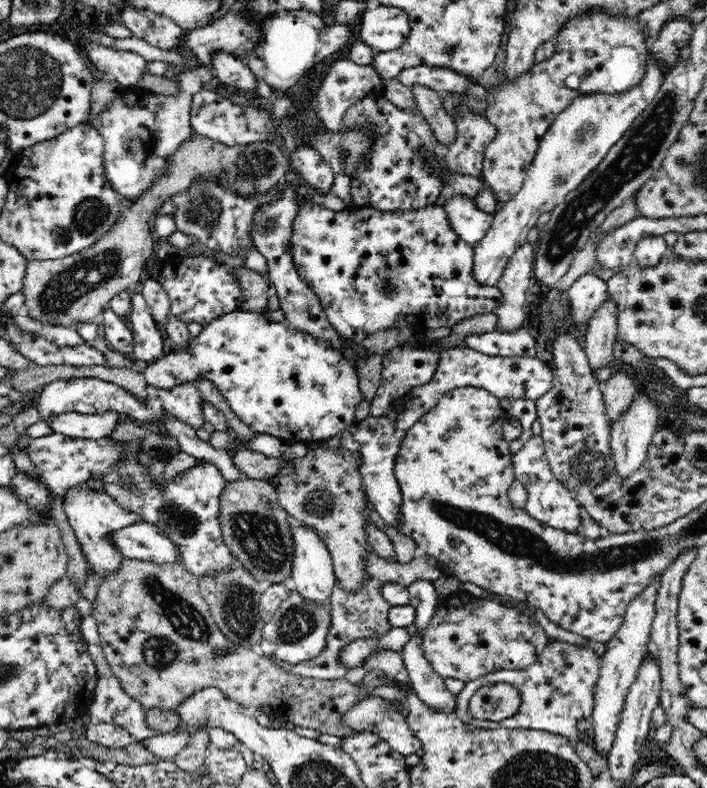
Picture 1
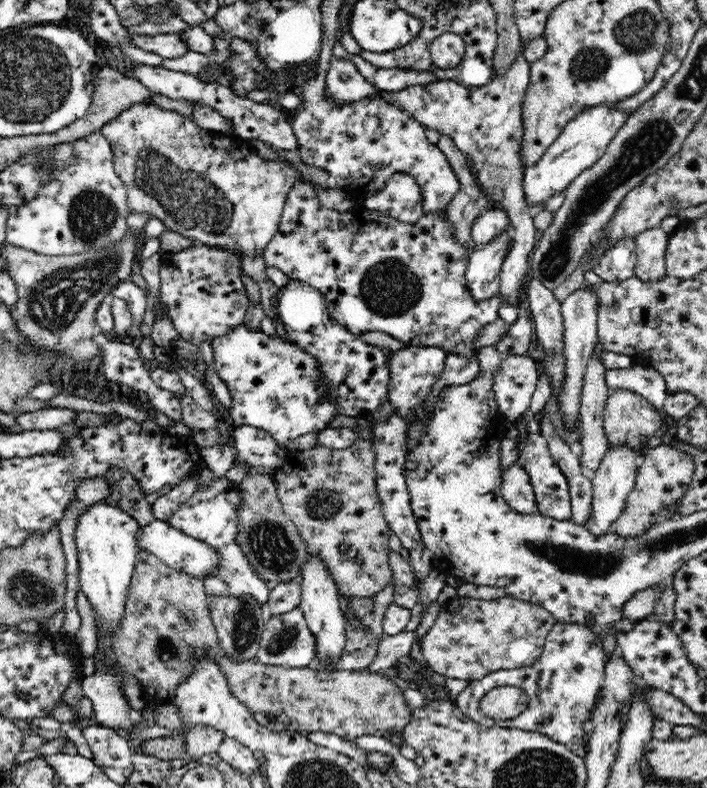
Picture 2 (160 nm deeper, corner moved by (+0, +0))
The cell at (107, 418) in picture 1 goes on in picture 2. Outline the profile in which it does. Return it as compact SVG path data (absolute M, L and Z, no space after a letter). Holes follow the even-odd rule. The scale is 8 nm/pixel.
M46 408L34 412L14 413L17 422L26 430L54 430L63 424L75 422L74 409L68 408Z

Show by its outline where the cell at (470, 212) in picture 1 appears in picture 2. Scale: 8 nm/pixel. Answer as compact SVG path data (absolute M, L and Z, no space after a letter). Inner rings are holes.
M488 209L480 214L472 228L472 239L476 246L488 244L490 240L496 240L505 229L512 228L511 217L504 209Z

